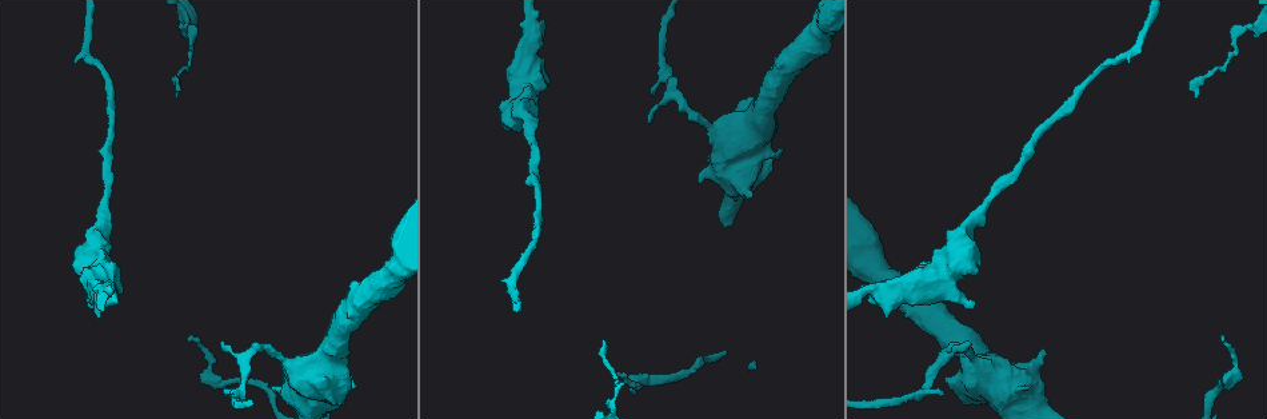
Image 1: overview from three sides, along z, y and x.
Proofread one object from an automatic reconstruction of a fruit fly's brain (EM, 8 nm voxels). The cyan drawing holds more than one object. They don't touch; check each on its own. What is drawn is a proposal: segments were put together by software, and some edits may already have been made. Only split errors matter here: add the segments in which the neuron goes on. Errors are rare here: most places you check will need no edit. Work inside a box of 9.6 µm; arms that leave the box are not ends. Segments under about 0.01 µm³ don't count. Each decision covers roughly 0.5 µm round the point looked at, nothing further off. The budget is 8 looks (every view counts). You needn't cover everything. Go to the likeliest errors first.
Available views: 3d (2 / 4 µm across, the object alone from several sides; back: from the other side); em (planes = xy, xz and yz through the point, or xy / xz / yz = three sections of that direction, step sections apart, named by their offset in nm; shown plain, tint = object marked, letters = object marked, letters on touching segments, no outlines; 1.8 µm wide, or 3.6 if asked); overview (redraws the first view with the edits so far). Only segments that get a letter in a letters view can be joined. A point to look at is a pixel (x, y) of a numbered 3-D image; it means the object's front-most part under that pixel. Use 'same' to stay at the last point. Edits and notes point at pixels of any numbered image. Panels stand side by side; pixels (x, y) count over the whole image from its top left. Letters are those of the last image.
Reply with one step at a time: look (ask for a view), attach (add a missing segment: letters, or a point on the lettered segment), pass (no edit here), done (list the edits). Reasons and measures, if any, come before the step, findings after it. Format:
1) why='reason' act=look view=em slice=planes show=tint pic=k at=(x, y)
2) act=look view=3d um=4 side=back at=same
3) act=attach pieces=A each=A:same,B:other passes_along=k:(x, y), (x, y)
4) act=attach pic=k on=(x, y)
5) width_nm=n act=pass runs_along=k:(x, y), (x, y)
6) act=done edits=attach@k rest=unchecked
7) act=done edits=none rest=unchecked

why='thin end' act=look view=em slice=planes show=letters pic=1 at=(191, 336)

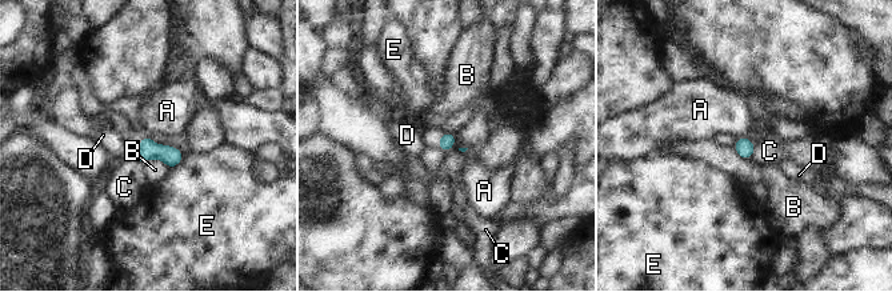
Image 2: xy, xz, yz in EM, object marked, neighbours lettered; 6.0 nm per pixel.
act=pass each=A:other,B:other,C:other,D:other,E:other border=2:(746, 135), (738, 139) found='no lettered segment goes on from it'

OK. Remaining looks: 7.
why='branch stops here' act=look view=3d um=4 side=back pic=1 at=(224, 395)

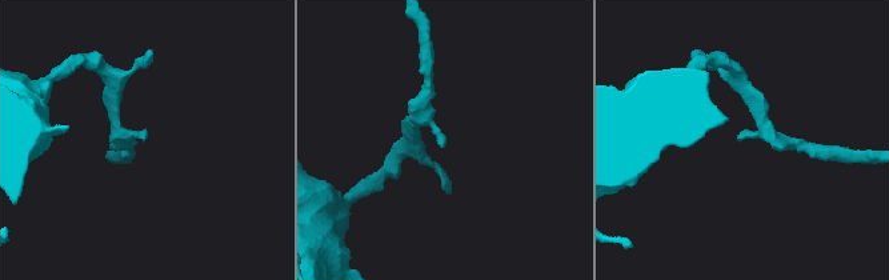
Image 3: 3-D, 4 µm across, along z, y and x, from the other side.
why='need the tissue' act=look view=em slice=planes show=letters pic=3 at=(737, 140)

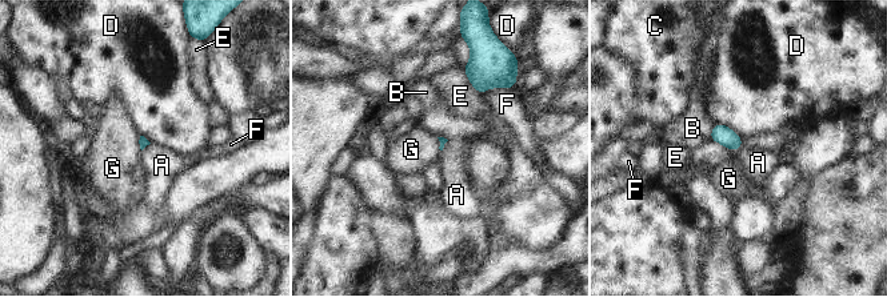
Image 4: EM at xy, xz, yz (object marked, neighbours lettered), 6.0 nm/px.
act=pass each=A:other,B:other,C:other,D:other,E:other,F:other,G:other border=4:(738, 149), (731, 151) found='no lettered segment goes on from it'

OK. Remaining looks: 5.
why='branch stops here' act=look view=em slice=planes show=tint pic=1 at=(972, 305)

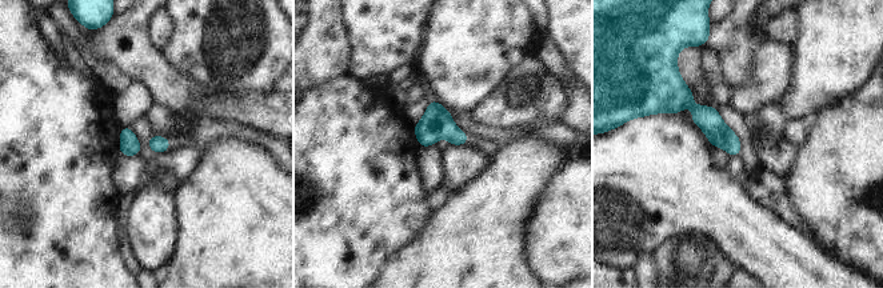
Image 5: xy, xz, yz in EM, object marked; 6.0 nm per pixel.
act=look view=em slice=planes show=letters at=same

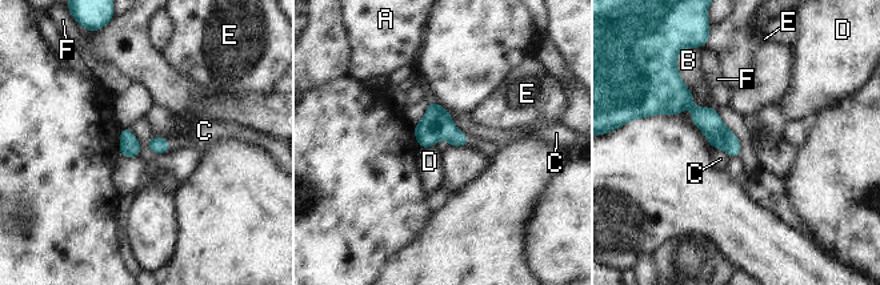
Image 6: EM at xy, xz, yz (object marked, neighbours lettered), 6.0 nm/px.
act=pass each=A:other,B:other,C:other,D:other,E:other,F:other found='none of them fits'

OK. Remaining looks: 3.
why='free end' act=look view=em slice=planes show=letters pic=1 at=(1196, 98)

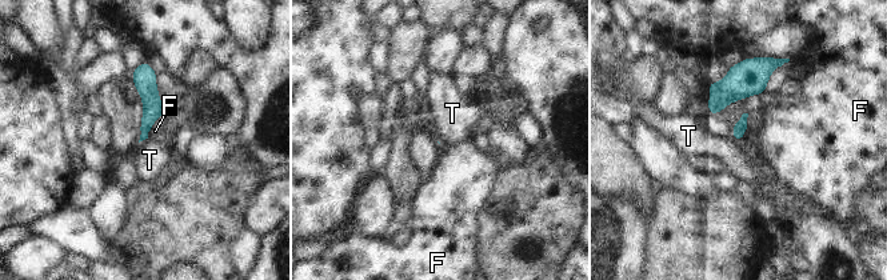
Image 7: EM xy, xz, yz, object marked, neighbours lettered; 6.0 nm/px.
act=pass each=F:other,T:other border=7:(731, 135), (743, 142) found='no lettered segment goes on from it'

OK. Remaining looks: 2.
act=done edits=none rest=unchecked

